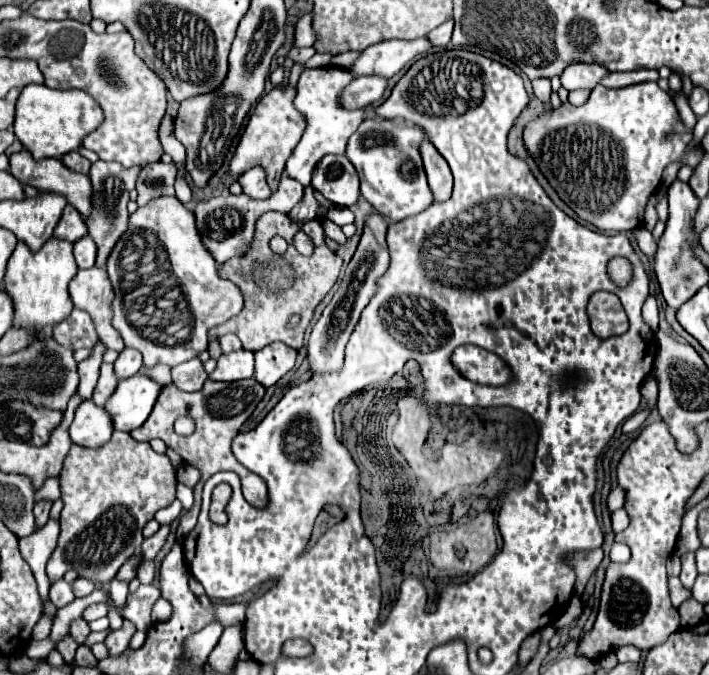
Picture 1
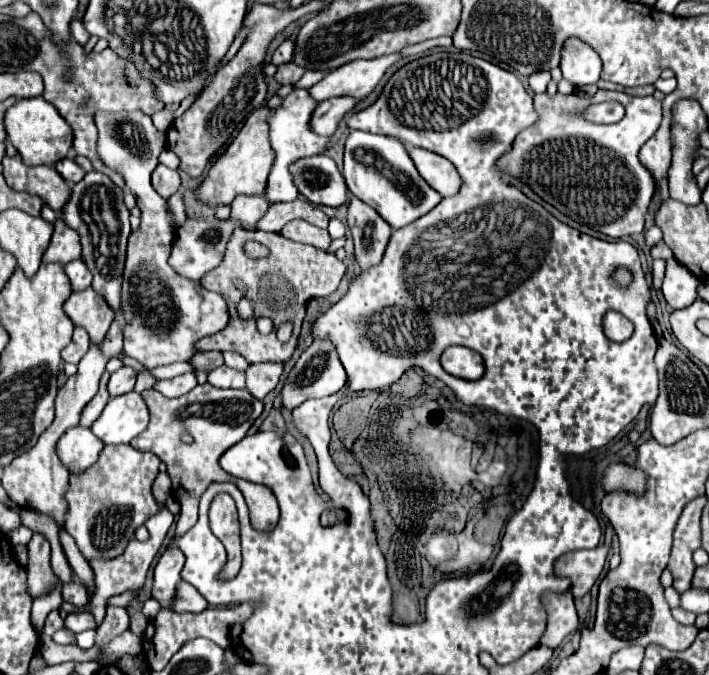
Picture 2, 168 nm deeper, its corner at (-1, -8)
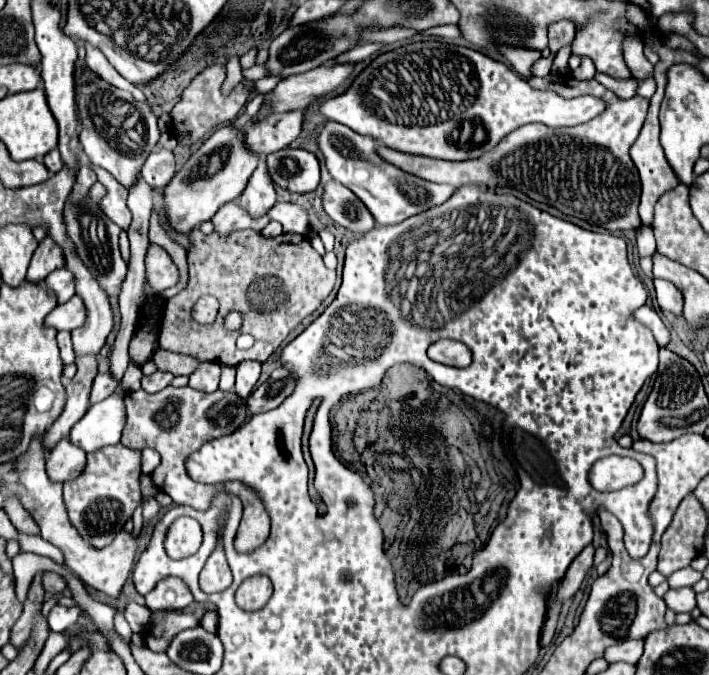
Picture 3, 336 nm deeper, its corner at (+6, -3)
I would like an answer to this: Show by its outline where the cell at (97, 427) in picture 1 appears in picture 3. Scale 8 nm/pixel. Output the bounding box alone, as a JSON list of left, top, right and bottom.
[47,439,87,483]

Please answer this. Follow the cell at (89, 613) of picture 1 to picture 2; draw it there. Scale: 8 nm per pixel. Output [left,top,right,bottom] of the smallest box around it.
[64,612,96,634]

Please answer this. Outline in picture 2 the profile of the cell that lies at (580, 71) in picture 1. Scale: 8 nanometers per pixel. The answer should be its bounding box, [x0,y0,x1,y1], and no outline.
[560,38,602,88]

